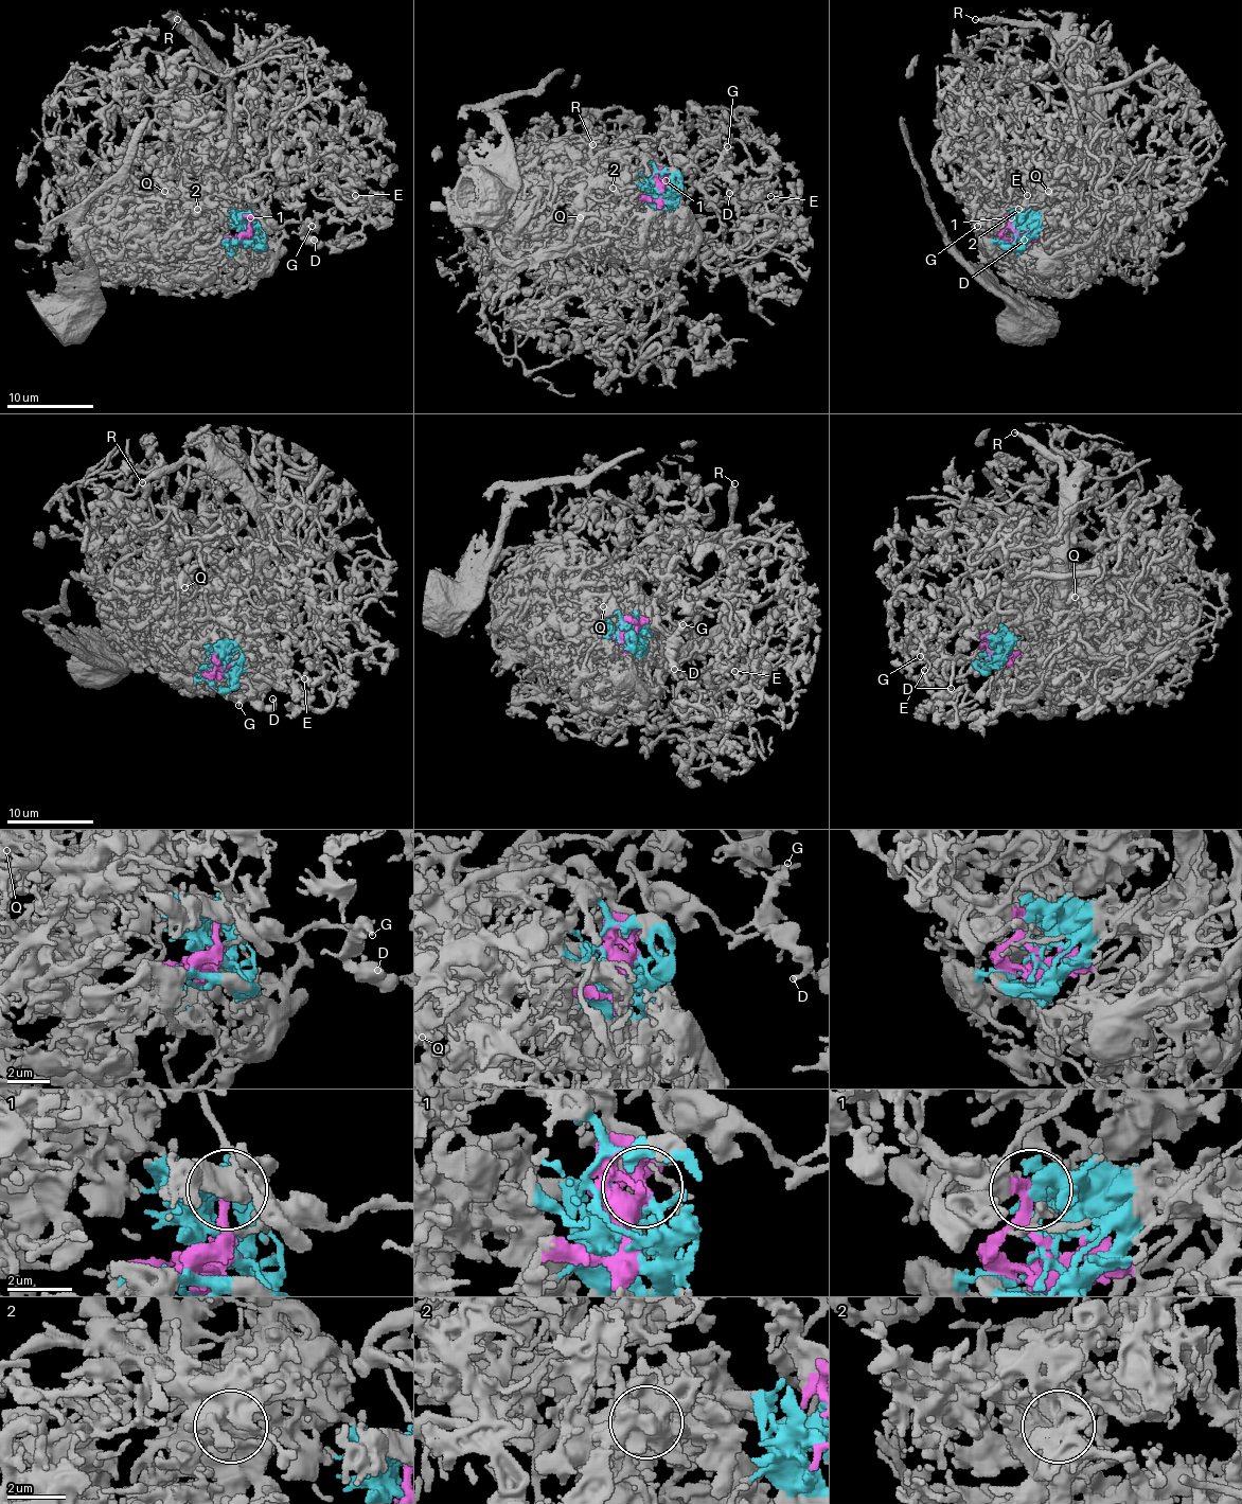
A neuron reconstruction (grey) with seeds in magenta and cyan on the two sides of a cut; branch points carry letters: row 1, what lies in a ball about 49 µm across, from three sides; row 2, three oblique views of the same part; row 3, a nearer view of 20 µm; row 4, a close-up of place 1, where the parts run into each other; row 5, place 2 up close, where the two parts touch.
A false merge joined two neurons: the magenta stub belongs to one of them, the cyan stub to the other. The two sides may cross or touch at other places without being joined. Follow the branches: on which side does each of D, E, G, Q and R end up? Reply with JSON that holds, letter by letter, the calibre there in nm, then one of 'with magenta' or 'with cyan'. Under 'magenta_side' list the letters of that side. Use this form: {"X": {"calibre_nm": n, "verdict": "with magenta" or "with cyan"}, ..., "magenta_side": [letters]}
{"D": {"calibre_nm": 240, "verdict": "with magenta"}, "E": {"calibre_nm": 180, "verdict": "with magenta"}, "G": {"calibre_nm": 240, "verdict": "with magenta"}, "Q": {"calibre_nm": 150, "verdict": "with cyan"}, "R": {"calibre_nm": 280, "verdict": "with cyan"}, "magenta_side": ["D", "E", "G"]}

